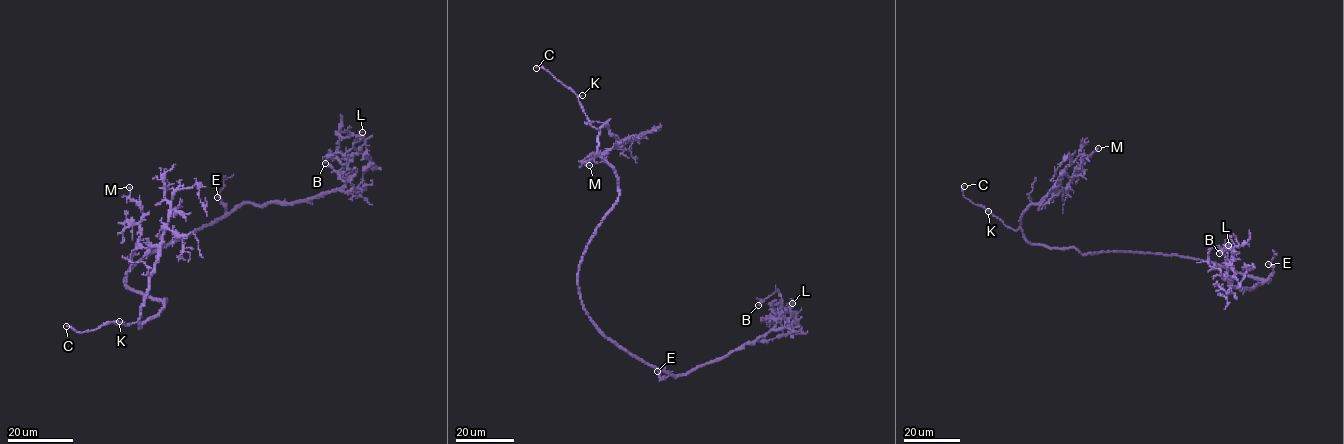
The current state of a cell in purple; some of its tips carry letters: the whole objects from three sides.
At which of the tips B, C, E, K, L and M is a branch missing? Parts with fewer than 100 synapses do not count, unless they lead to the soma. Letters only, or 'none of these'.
C

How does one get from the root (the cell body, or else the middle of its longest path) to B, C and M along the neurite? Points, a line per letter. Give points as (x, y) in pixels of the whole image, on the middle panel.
B: (580, 293), (586, 315), (606, 336), (644, 362), (678, 375), (766, 336), (786, 310), (778, 291), (758, 305)
C: (580, 293), (581, 258), (617, 199), (618, 178), (598, 153), (599, 130), (576, 94), (536, 68)
M: (580, 293), (581, 258), (618, 197), (615, 170), (598, 150), (600, 127), (606, 125), (619, 141), (589, 165)

